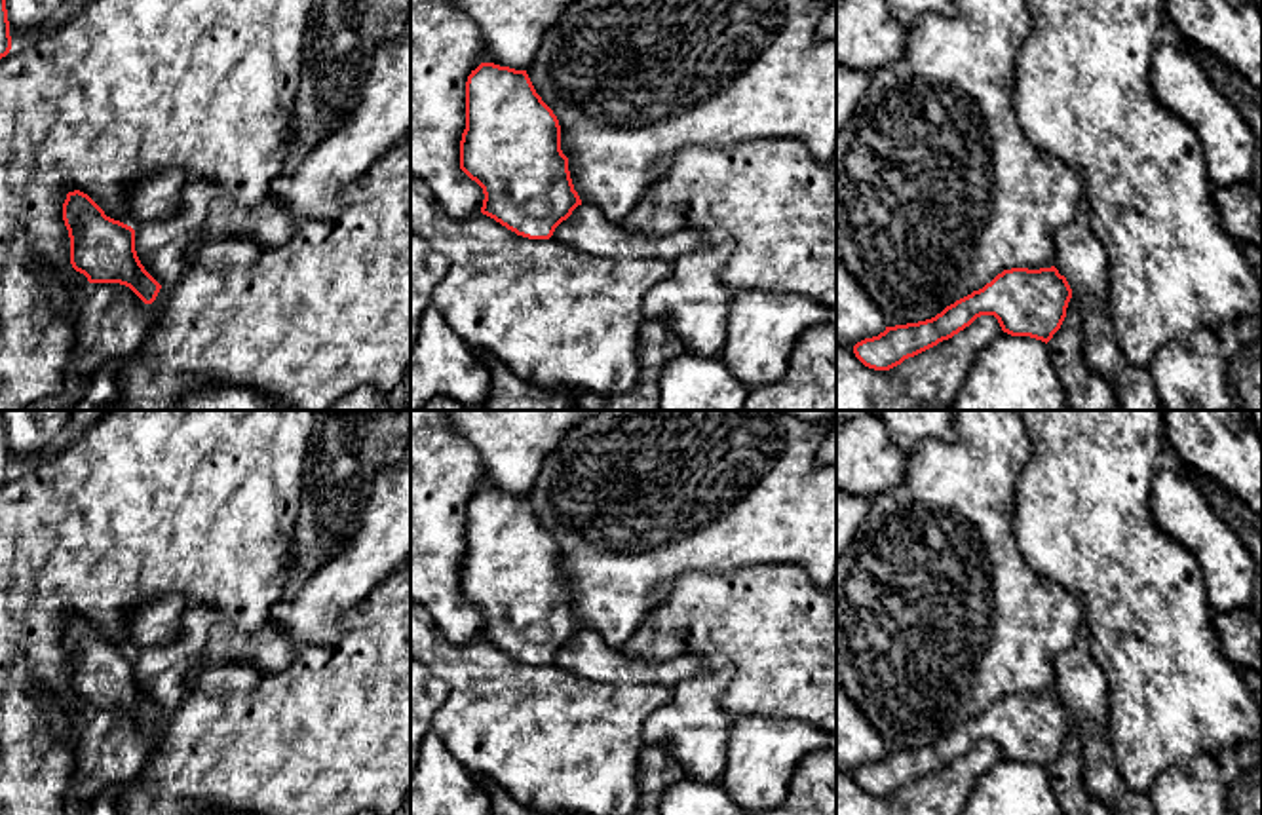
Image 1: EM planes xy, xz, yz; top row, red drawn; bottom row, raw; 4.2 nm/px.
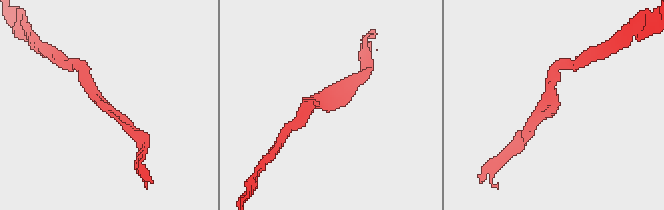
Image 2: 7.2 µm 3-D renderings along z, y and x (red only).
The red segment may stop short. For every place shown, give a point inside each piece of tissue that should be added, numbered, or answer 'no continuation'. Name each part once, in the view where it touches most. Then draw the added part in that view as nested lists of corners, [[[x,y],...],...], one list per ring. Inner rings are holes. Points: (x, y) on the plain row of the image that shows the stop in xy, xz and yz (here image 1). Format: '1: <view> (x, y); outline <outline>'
no continuation

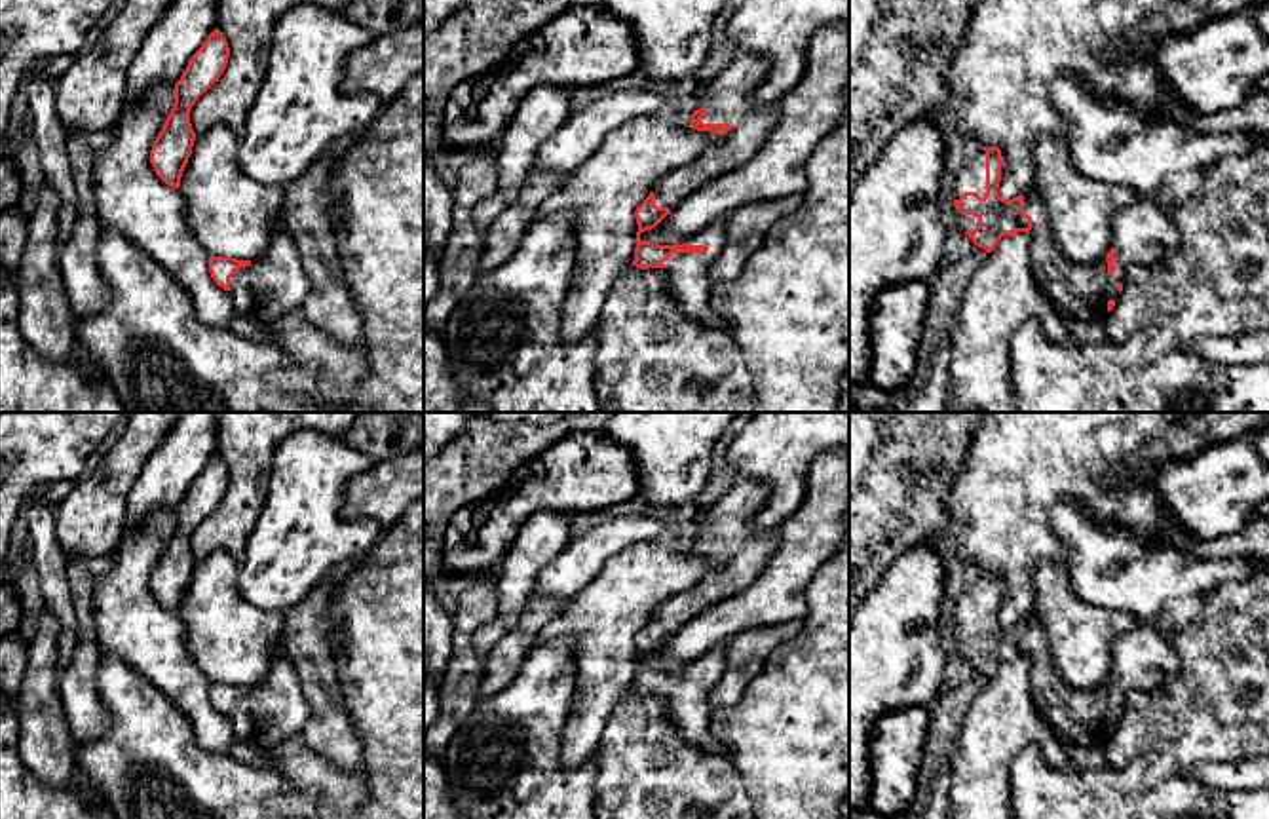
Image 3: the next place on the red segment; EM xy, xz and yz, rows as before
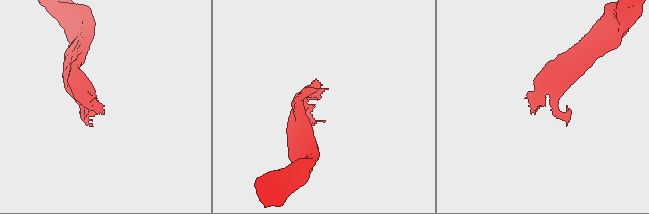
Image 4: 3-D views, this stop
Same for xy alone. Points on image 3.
1: xy (274, 711); outline [[[279,654],[270,675],[230,703],[228,718],[237,739],[258,749],[270,749],[300,737],[310,713],[298,675],[291,661]]]

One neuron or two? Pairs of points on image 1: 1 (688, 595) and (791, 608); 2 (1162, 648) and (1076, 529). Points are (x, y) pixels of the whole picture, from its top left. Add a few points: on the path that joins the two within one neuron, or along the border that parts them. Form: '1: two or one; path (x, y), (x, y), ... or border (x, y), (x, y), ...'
1: one; path (713, 608), (766, 608)
2: one; path (1148, 618), (1141, 593), (1107, 559)

